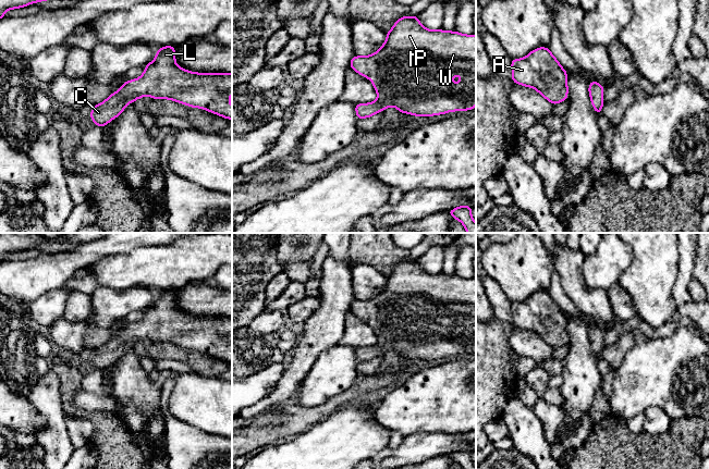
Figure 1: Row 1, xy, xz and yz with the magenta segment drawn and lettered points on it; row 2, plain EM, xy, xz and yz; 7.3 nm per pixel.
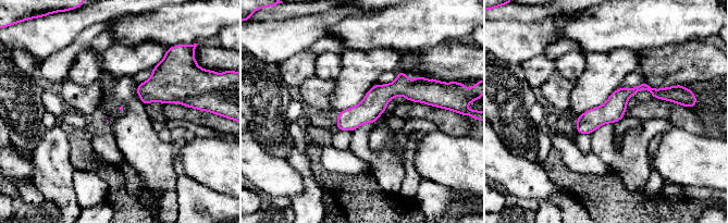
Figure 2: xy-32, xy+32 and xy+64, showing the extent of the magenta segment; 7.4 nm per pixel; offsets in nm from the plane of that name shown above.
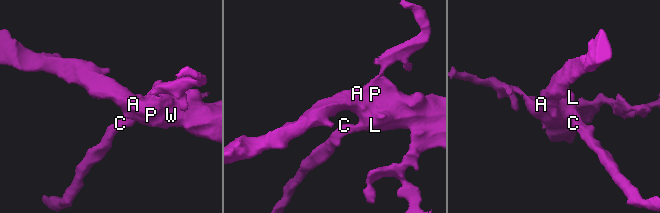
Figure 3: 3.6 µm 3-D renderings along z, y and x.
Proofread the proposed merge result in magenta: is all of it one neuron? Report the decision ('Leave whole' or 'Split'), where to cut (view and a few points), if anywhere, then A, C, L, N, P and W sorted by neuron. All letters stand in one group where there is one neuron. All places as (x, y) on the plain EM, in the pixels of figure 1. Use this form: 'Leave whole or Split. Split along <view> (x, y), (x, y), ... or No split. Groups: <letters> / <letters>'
Leave whole. No split. Groups: A C L N P W

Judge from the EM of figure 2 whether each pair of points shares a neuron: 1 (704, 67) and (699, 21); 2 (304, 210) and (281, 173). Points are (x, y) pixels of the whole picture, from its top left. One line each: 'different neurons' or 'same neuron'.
1: different neurons
2: different neurons

